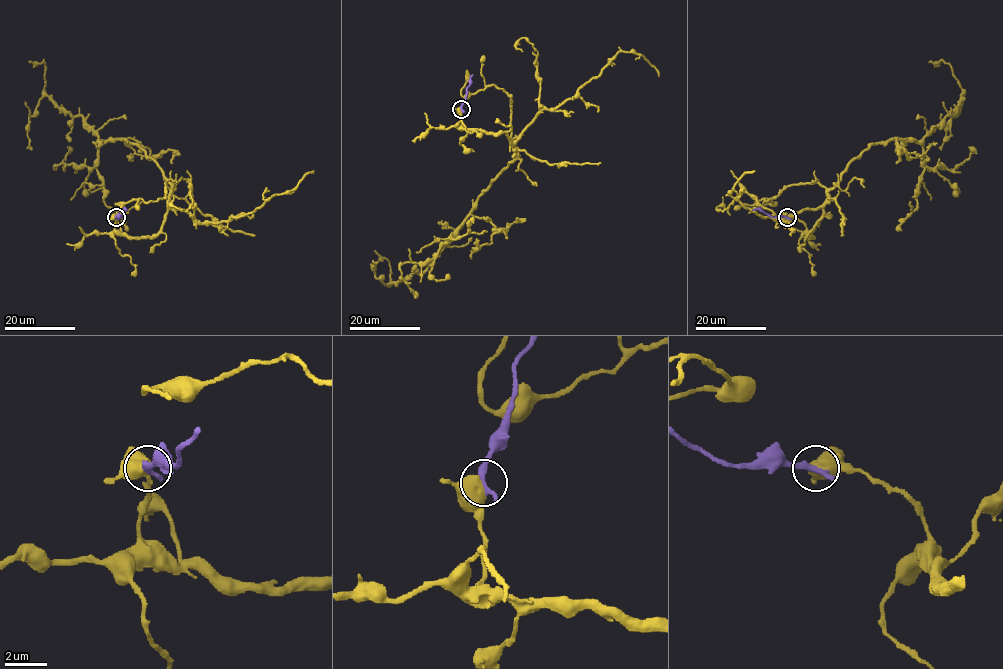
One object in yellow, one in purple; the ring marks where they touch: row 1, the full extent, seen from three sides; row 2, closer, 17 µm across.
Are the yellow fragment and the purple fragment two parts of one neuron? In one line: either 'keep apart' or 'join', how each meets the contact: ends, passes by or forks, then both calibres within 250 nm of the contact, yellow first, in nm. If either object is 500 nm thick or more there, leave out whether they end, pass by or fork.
keep apart; 750 nm thick on the yellow side, 380 nm on the other

